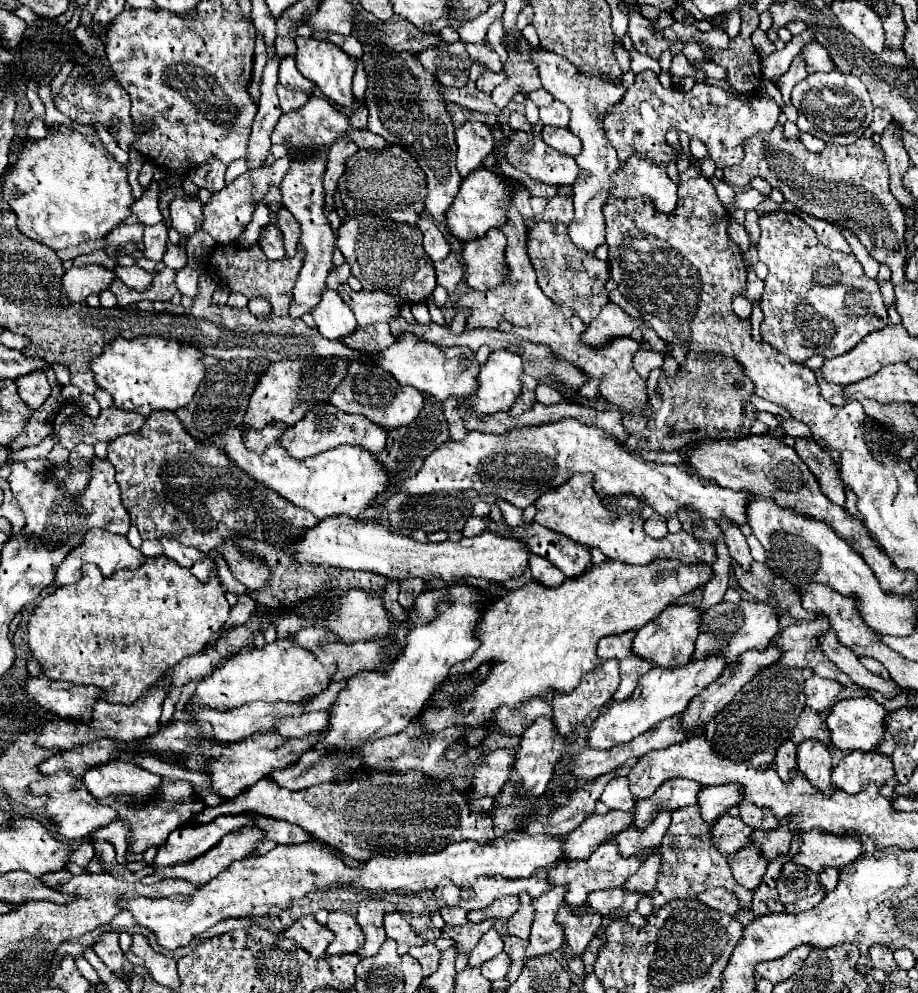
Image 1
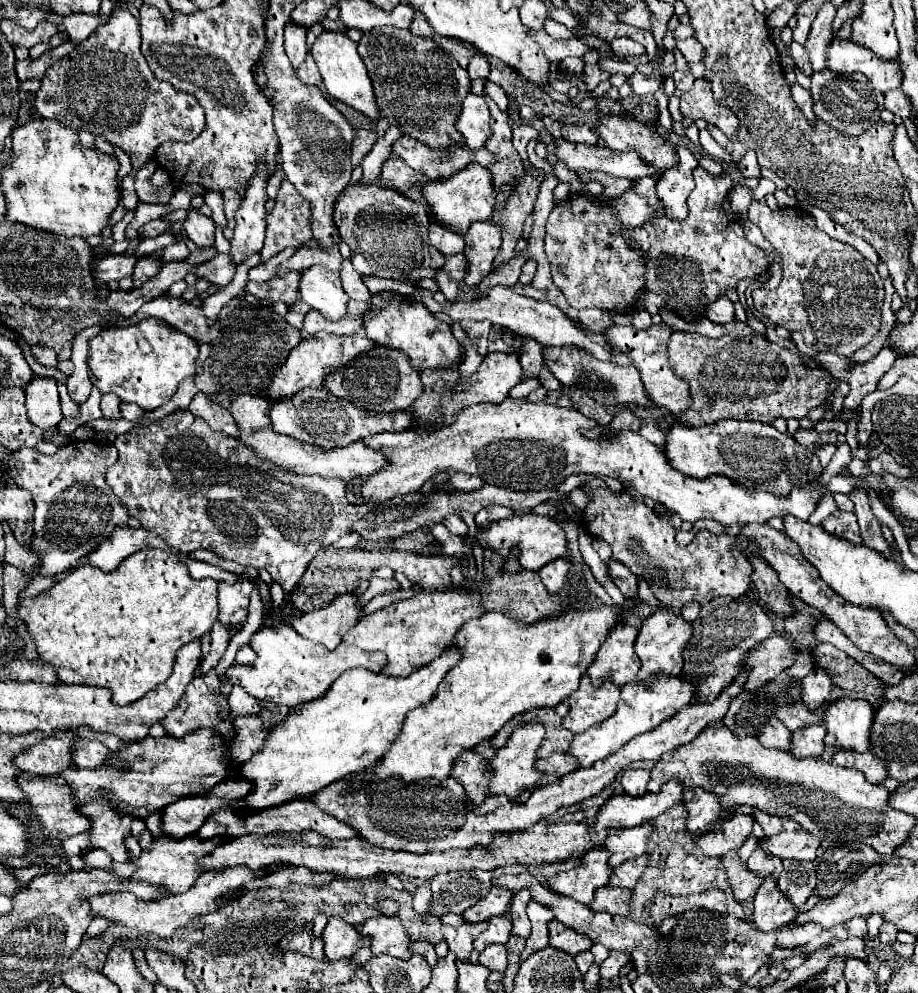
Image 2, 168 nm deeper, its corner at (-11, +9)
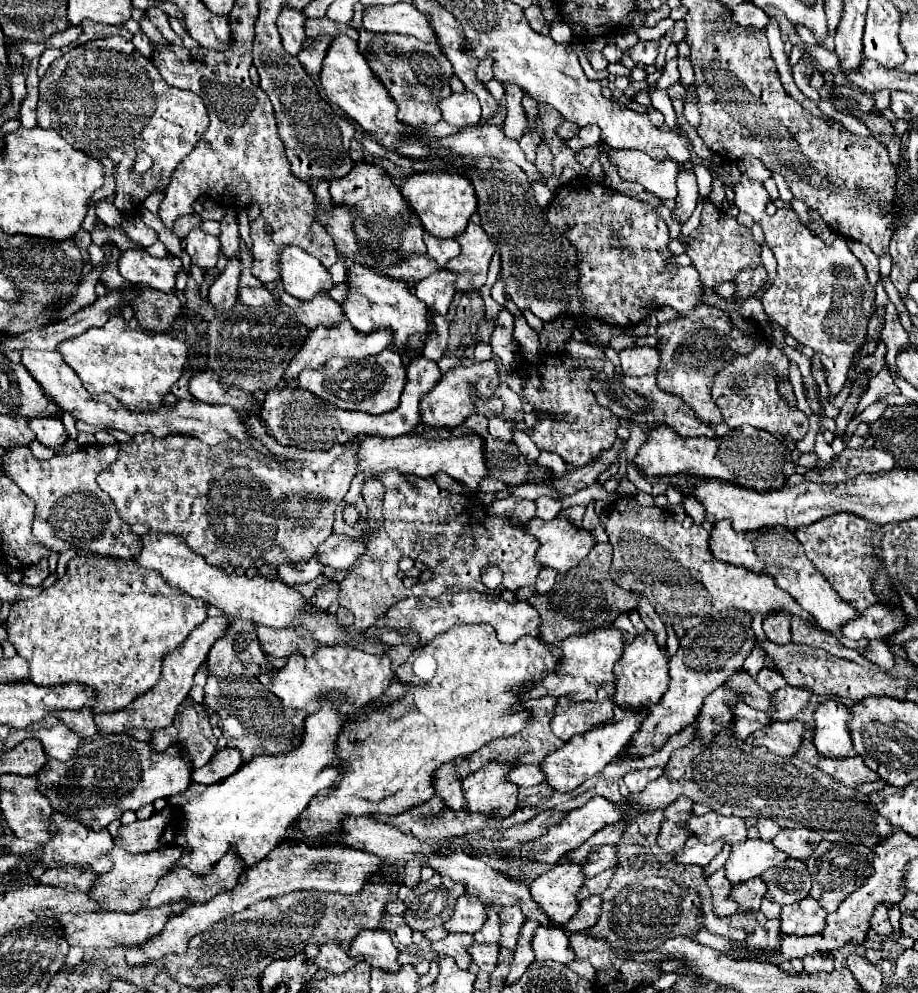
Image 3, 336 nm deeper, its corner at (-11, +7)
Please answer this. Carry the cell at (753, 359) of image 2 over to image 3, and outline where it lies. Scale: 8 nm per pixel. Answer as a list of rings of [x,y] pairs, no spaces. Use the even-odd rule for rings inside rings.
[[[759,343],[755,351],[751,351],[749,355],[735,355],[733,361],[723,371],[719,371],[719,375],[715,375],[713,387],[711,387],[711,397],[719,407],[723,421],[729,427],[753,425],[773,435],[787,433],[795,441],[803,439],[809,429],[807,415],[797,407],[787,407],[787,403],[783,403],[783,397],[779,395],[777,379],[783,373],[785,377],[789,377],[789,367],[791,367],[791,361],[773,343]]]

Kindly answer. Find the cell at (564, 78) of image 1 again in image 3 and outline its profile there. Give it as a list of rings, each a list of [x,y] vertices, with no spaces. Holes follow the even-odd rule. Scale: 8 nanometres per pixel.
[[[673,59],[673,61],[667,61],[667,67],[665,67],[663,75],[657,79],[655,87],[657,89],[669,89],[677,81],[679,81],[679,69],[677,69],[677,59]]]

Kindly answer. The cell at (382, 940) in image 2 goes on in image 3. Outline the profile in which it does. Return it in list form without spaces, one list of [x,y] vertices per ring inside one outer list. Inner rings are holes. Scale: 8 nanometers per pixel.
[[[361,929],[349,947],[351,957],[363,955],[371,967],[381,967],[385,971],[399,971],[399,949],[393,945],[389,931],[385,929]]]

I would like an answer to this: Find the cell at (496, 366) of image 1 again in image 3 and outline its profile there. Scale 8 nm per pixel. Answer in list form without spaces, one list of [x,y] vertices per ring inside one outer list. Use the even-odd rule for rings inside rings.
[[[481,361],[481,363],[473,363],[471,367],[449,369],[421,401],[423,423],[427,423],[431,427],[447,427],[447,429],[453,429],[459,423],[463,423],[469,415],[475,413],[475,401],[473,401],[477,397],[475,395],[475,381],[479,381],[481,377],[487,377],[491,381],[489,391],[493,395],[497,391],[497,387],[499,387],[499,381],[501,381],[499,365],[495,361]]]

